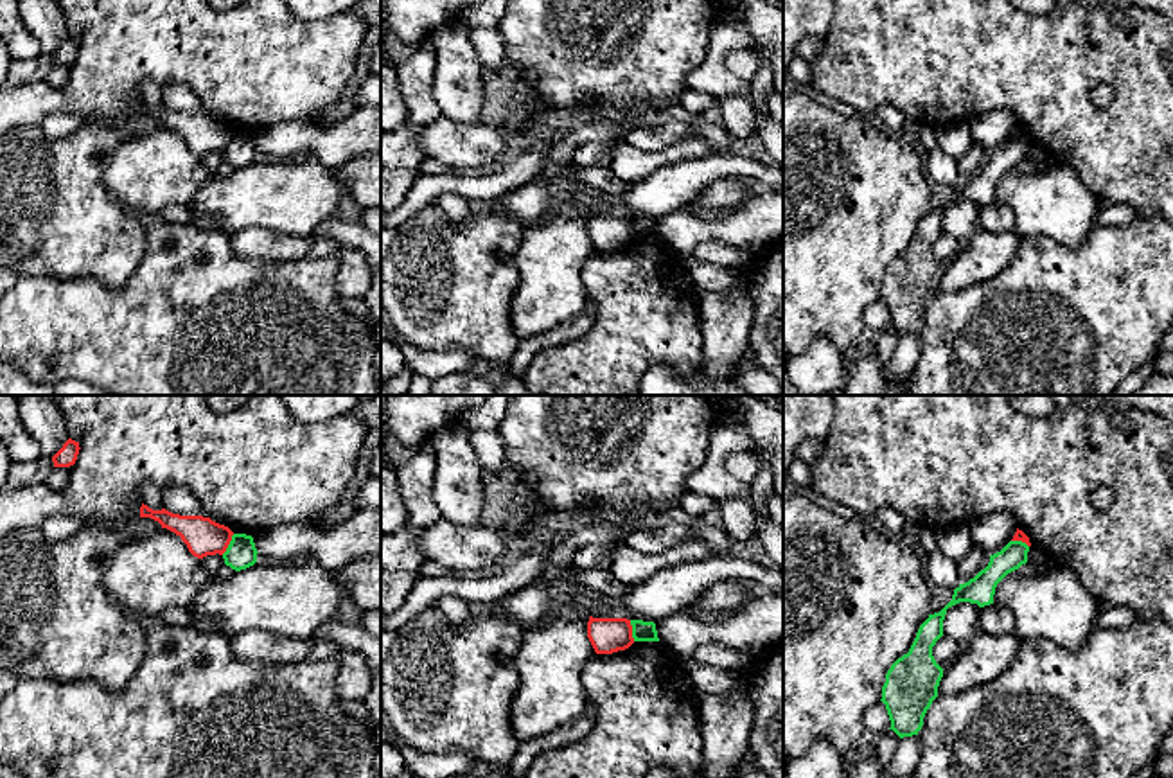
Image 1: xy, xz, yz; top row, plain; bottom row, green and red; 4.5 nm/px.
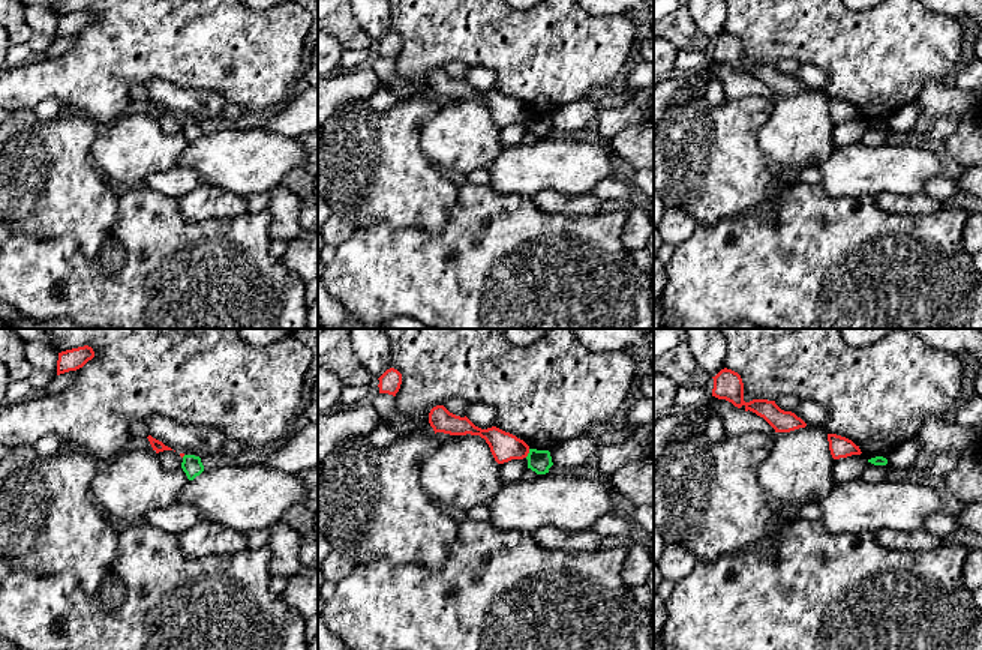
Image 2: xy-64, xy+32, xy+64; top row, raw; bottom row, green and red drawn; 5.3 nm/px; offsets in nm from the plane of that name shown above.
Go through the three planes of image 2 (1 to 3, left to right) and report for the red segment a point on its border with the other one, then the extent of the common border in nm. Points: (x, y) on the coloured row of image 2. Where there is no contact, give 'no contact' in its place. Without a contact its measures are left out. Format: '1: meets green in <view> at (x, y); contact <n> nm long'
1: no contact
2: meets green in xy+32 at (528, 454); contact 50 nm long
3: no contact

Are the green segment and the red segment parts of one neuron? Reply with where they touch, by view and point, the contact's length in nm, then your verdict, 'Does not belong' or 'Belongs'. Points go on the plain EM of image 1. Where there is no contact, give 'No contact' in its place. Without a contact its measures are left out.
Touches green at xy (229, 142). Shared border 110 nm. Does not belong

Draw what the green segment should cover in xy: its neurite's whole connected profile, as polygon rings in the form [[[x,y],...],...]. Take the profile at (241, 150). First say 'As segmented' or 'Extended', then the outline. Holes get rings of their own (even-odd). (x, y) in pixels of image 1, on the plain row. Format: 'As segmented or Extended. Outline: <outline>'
As segmented. Outline: [[[234,131],[223,151],[225,162],[235,169],[246,167],[257,160],[257,146],[251,133]]]

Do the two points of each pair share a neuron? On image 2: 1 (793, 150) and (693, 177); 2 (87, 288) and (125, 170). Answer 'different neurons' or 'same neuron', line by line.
1: different neurons
2: different neurons

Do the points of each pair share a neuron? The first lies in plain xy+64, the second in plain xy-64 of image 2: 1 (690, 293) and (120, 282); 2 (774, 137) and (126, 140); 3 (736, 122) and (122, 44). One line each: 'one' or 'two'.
1: one
2: one
3: two

